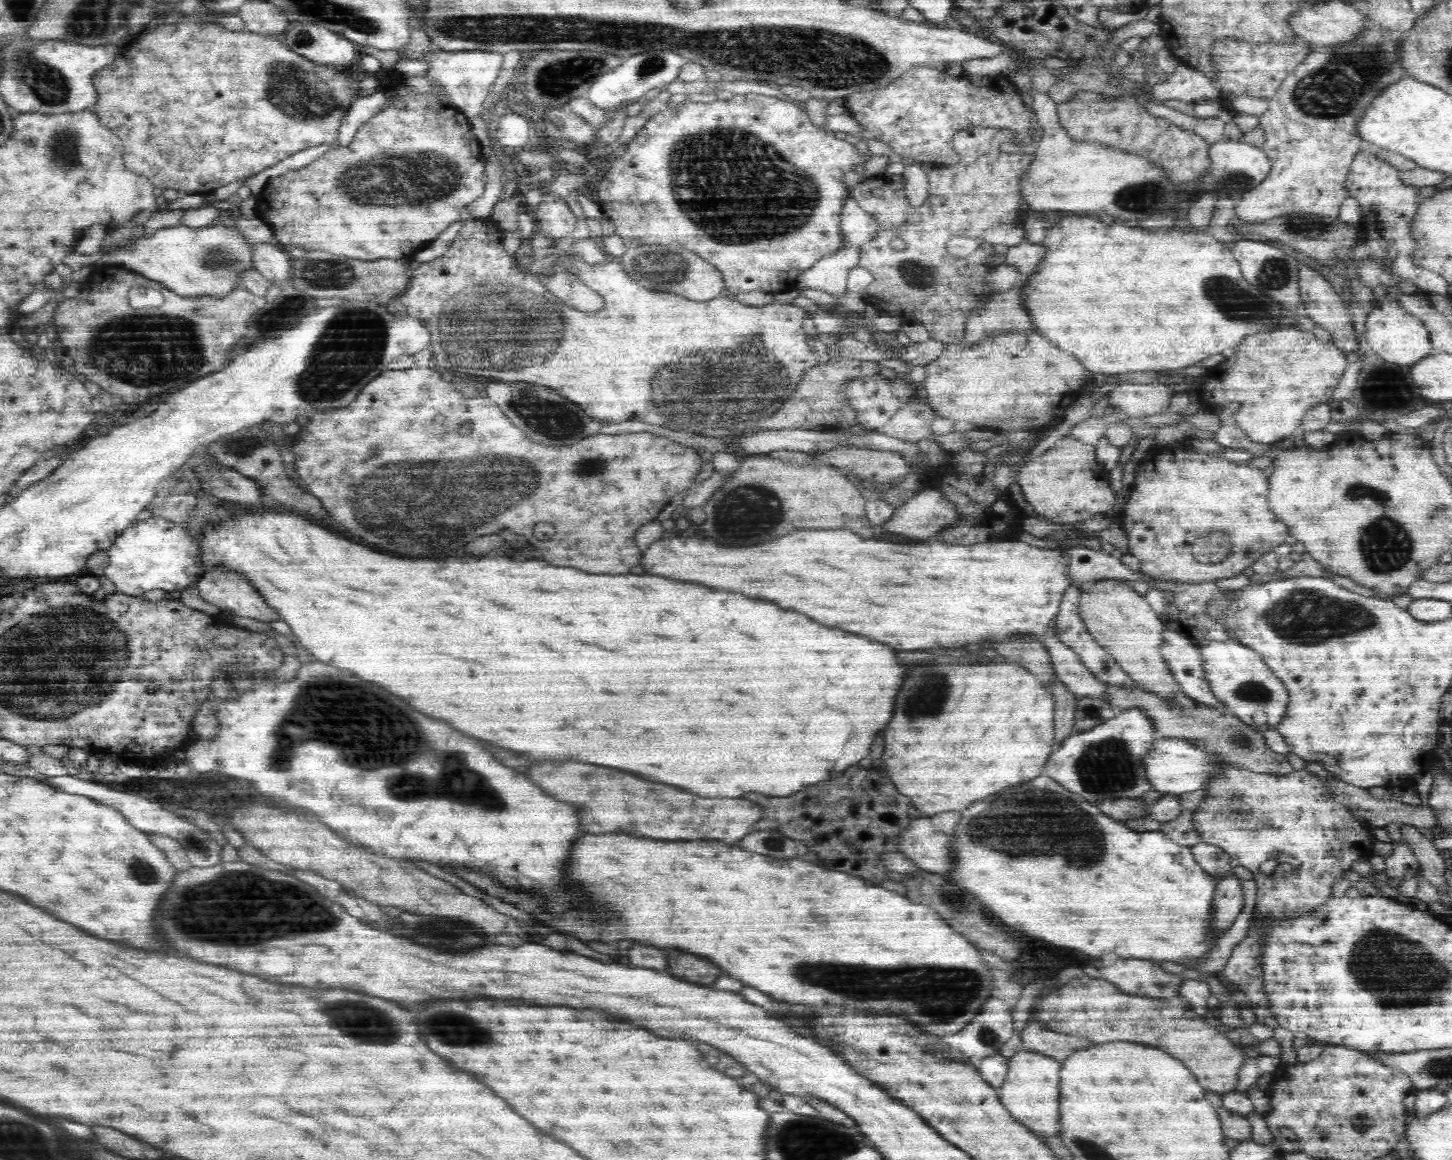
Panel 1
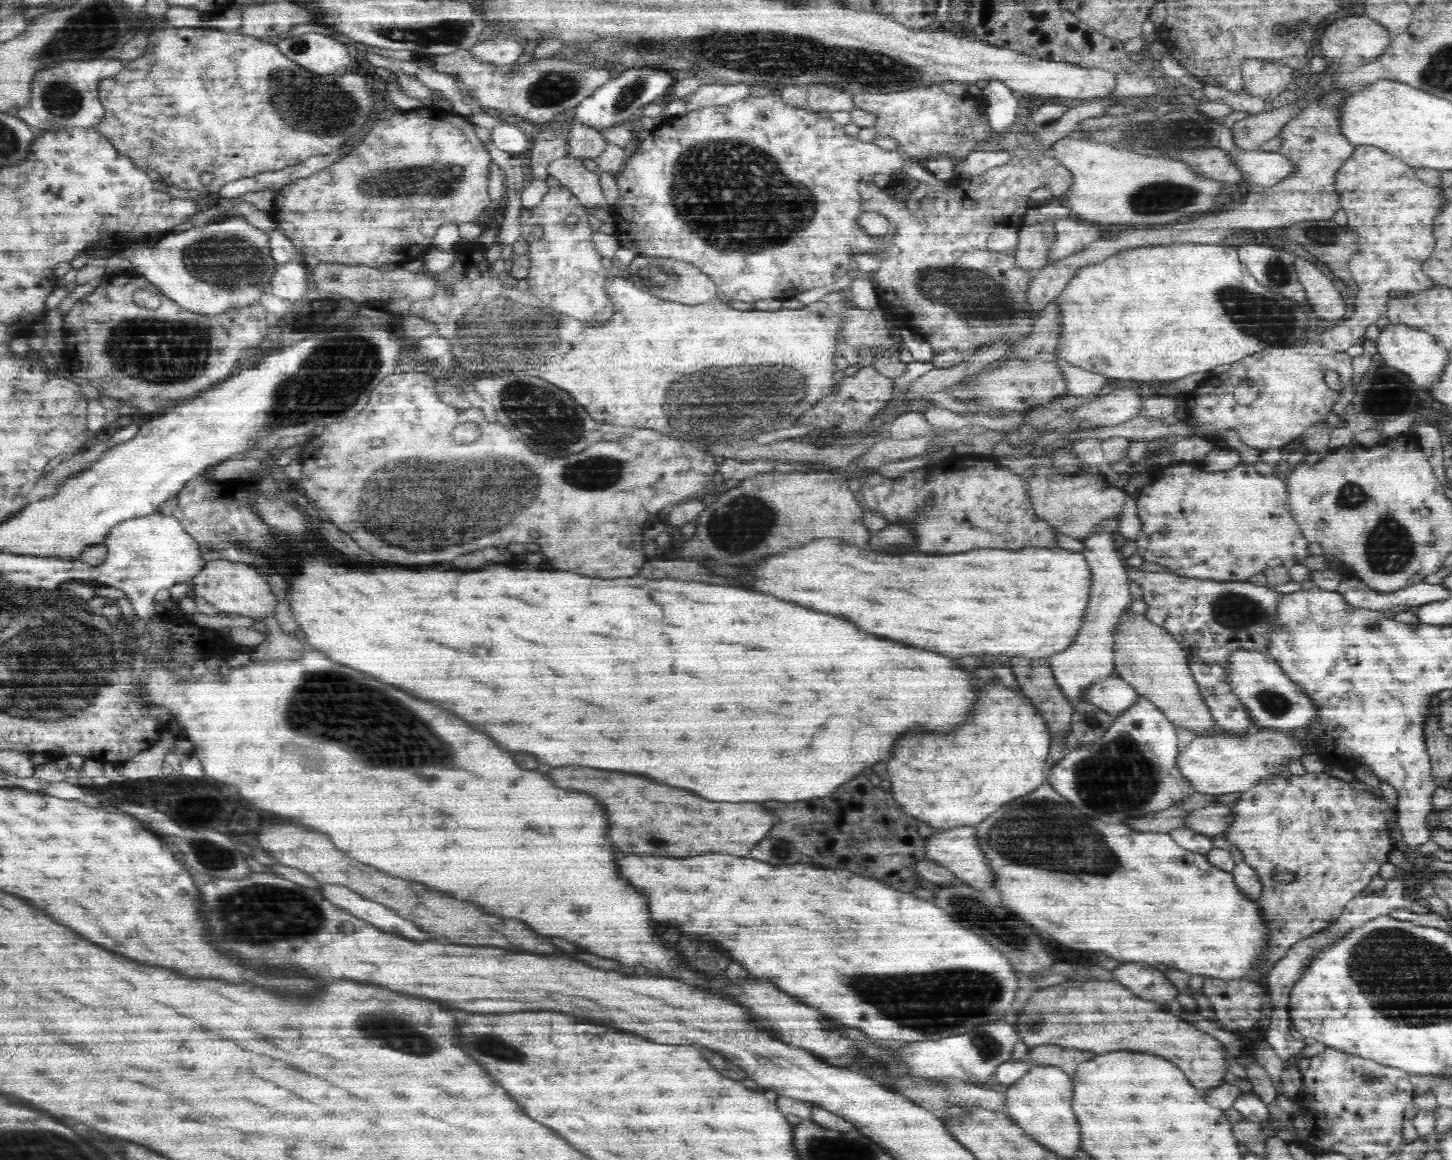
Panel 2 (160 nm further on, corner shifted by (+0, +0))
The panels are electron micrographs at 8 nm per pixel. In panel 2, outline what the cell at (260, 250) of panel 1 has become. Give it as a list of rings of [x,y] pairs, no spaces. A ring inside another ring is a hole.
[[[275,262],[267,290],[280,298],[298,300],[310,287],[306,274],[306,266],[301,262]]]

